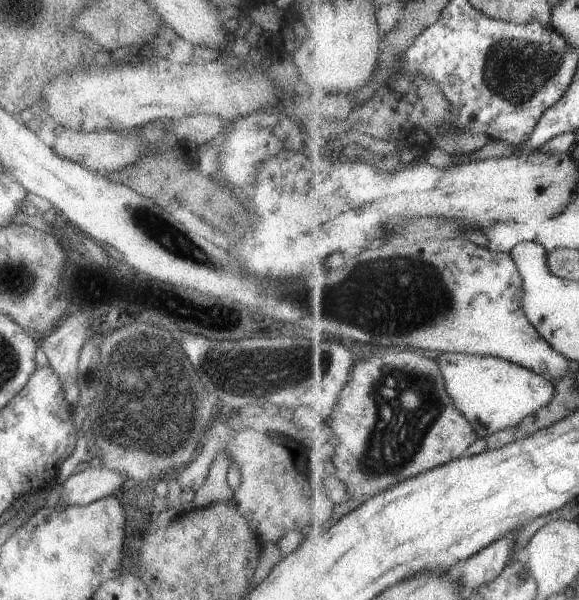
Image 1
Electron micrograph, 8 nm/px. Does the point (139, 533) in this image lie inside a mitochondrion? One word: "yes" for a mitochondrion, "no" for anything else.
no

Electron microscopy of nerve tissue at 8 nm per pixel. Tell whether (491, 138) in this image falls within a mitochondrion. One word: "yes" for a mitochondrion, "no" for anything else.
no

